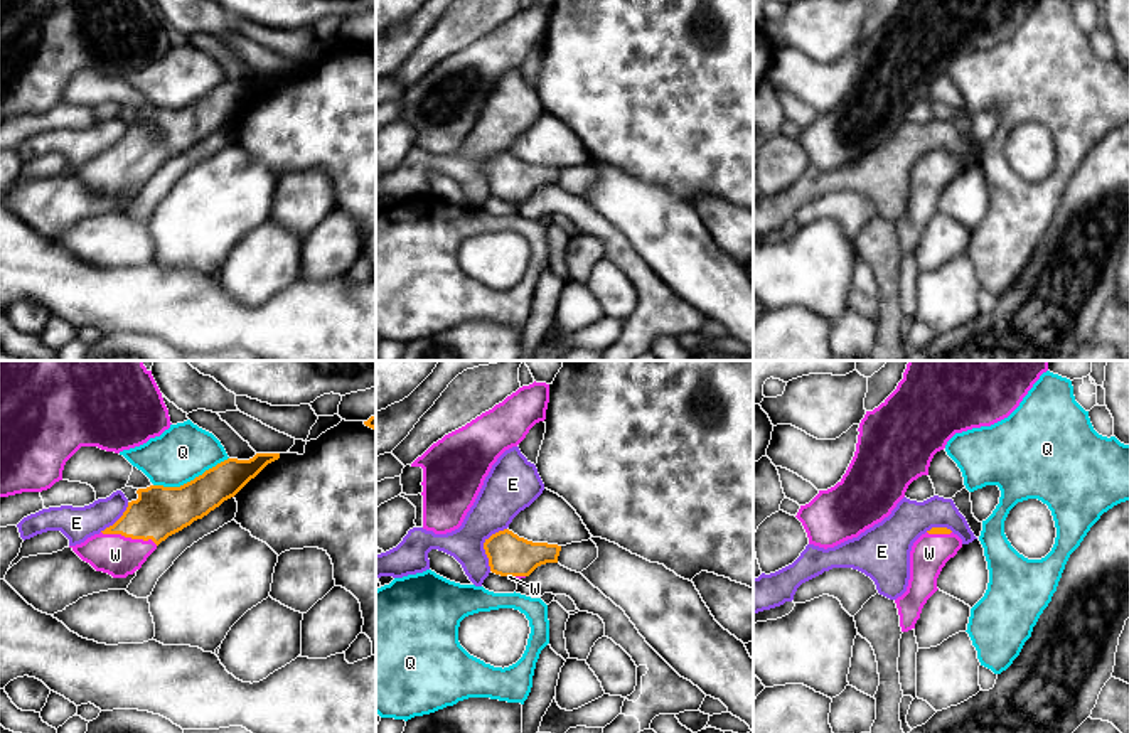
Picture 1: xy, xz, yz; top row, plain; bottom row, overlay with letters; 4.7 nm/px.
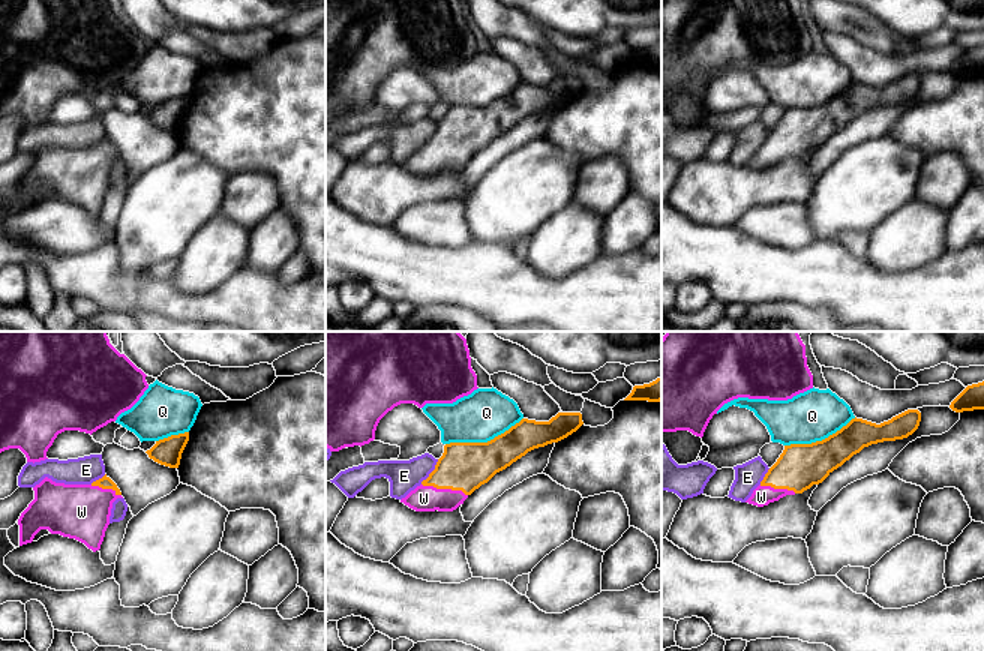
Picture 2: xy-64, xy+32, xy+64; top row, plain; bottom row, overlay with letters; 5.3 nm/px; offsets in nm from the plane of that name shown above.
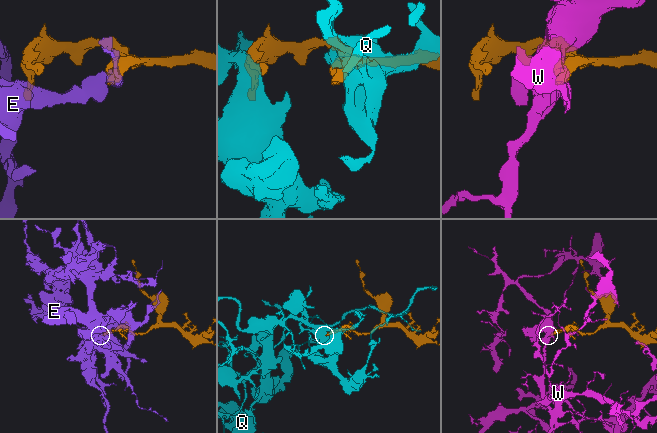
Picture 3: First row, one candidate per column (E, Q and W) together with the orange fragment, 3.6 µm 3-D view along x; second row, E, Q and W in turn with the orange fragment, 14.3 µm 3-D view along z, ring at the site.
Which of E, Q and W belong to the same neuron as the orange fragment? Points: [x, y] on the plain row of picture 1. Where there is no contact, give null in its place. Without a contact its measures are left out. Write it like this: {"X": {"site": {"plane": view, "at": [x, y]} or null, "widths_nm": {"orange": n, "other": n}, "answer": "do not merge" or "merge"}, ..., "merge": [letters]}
{"E": {"site": {"plane": "xz", "at": [484, 169]}, "widths_nm": {"orange": 200, "other": 220}, "answer": "do not merge"}, "Q": {"site": {"plane": "xy", "at": [191, 103]}, "widths_nm": {"orange": 240, "other": 260}, "answer": "do not merge"}, "W": {"site": {"plane": "xy", "at": [130, 159]}, "widths_nm": {"orange": 240, "other": 190}, "answer": "merge"}, "merge": ["W"]}

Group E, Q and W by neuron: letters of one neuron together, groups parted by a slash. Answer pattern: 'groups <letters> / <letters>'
groups E / Q / W

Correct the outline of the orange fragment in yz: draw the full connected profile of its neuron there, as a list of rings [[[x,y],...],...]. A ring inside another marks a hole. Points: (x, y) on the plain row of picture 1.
[[[932,150],[910,174],[907,214],[895,222],[902,254],[915,251],[927,222],[939,212],[937,201],[945,185],[962,170],[962,162],[947,150]]]

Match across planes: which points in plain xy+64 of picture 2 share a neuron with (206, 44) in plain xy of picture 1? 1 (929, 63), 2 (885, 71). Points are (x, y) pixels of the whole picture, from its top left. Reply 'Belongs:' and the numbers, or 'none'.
Belongs: 1, 2

